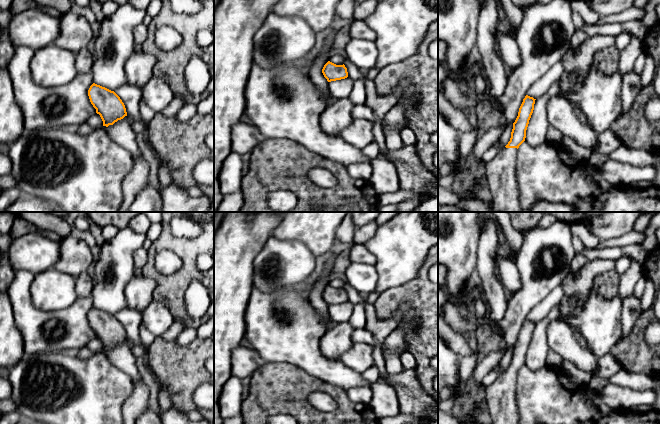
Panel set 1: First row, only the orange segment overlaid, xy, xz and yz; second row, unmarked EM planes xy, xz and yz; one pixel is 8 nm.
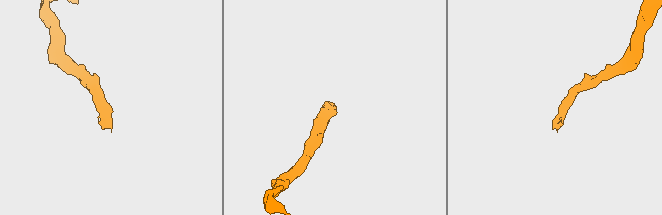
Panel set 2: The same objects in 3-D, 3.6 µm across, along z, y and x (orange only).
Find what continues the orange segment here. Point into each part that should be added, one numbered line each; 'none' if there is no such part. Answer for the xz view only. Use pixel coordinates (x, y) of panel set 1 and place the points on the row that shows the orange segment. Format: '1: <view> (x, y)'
none

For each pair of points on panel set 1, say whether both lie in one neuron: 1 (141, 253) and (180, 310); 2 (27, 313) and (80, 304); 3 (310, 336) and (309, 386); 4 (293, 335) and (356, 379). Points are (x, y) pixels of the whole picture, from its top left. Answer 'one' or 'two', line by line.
1: two
2: one
3: two
4: one

